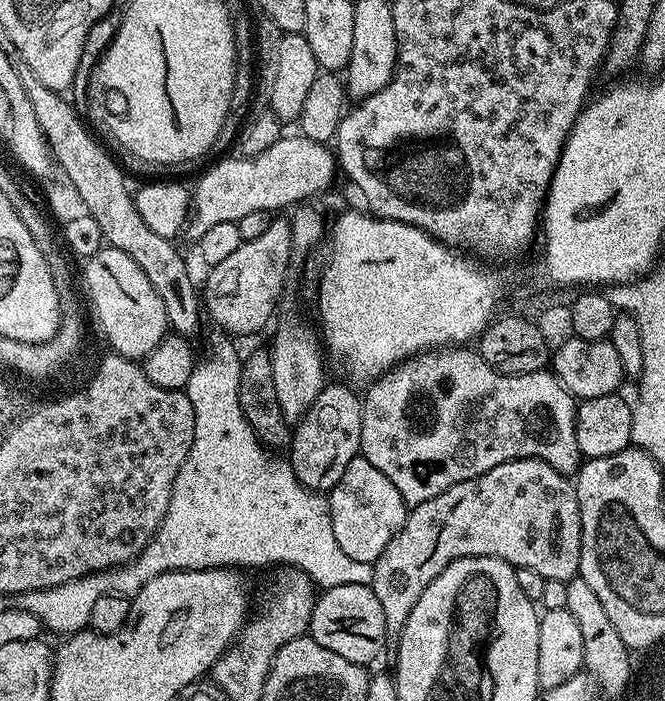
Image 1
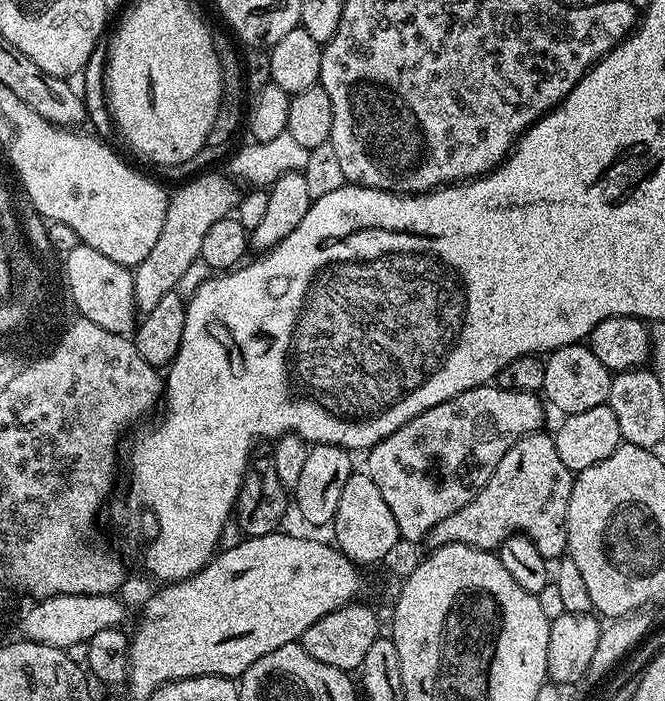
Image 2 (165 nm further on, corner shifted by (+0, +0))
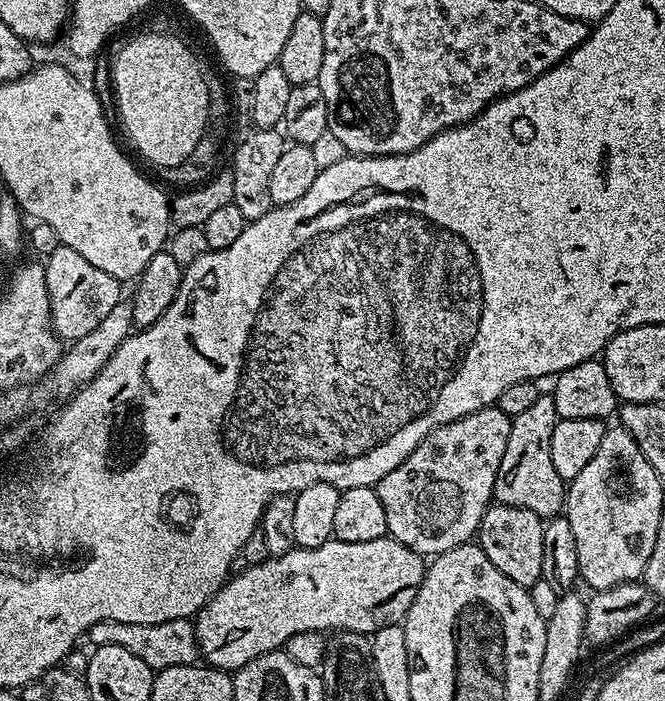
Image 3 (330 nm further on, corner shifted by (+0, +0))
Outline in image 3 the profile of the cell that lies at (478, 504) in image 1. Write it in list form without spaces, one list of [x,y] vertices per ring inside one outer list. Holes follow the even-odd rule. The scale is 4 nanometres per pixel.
[[[541,394],[534,406],[512,417],[506,454],[502,454],[502,466],[498,466],[498,478],[492,491],[495,503],[522,506],[522,510],[534,510],[541,518],[559,516],[565,511],[566,481],[558,478],[550,454],[550,437],[554,435],[557,419],[554,398],[550,394]]]

